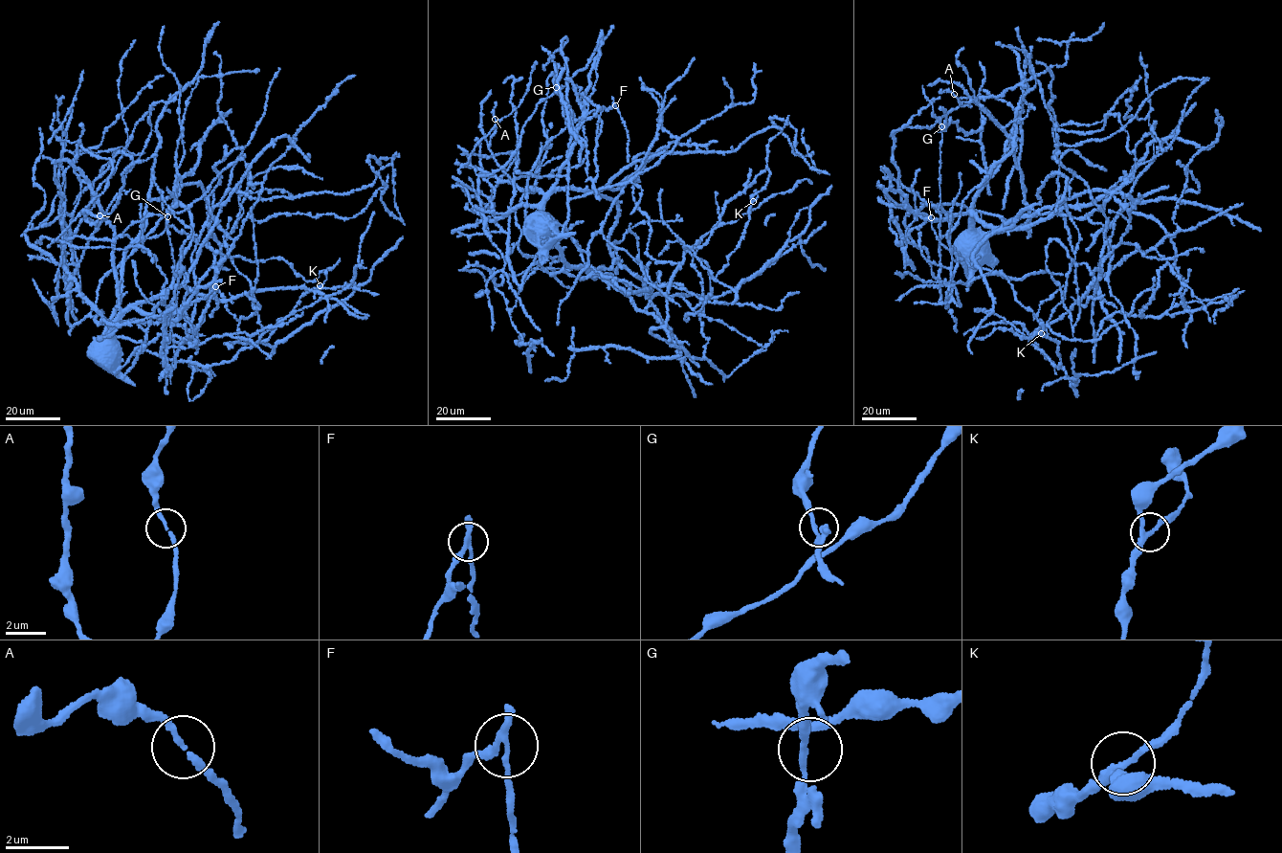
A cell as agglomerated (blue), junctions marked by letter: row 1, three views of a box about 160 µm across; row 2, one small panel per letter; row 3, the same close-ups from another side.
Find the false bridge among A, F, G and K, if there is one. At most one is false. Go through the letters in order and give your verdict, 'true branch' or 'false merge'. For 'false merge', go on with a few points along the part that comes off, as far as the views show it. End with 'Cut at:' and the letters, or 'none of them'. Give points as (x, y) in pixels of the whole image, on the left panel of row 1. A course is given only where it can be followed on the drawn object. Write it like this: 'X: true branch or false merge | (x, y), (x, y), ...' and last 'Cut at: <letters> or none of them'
A: true branch
F: false merge | (215, 287), (217, 308), (209, 315)
G: true branch
K: true branch
Cut at: F

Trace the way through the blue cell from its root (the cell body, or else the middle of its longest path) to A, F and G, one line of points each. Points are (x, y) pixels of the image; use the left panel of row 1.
A: (109, 368), (123, 312), (179, 311), (68, 323), (72, 274), (98, 225), (85, 219), (99, 215)
F: (109, 368), (114, 324), (123, 312), (160, 319), (181, 311), (188, 339), (215, 287)
G: (109, 368), (114, 324), (127, 309), (160, 319), (181, 311), (192, 336), (167, 368), (179, 282), (167, 216)

